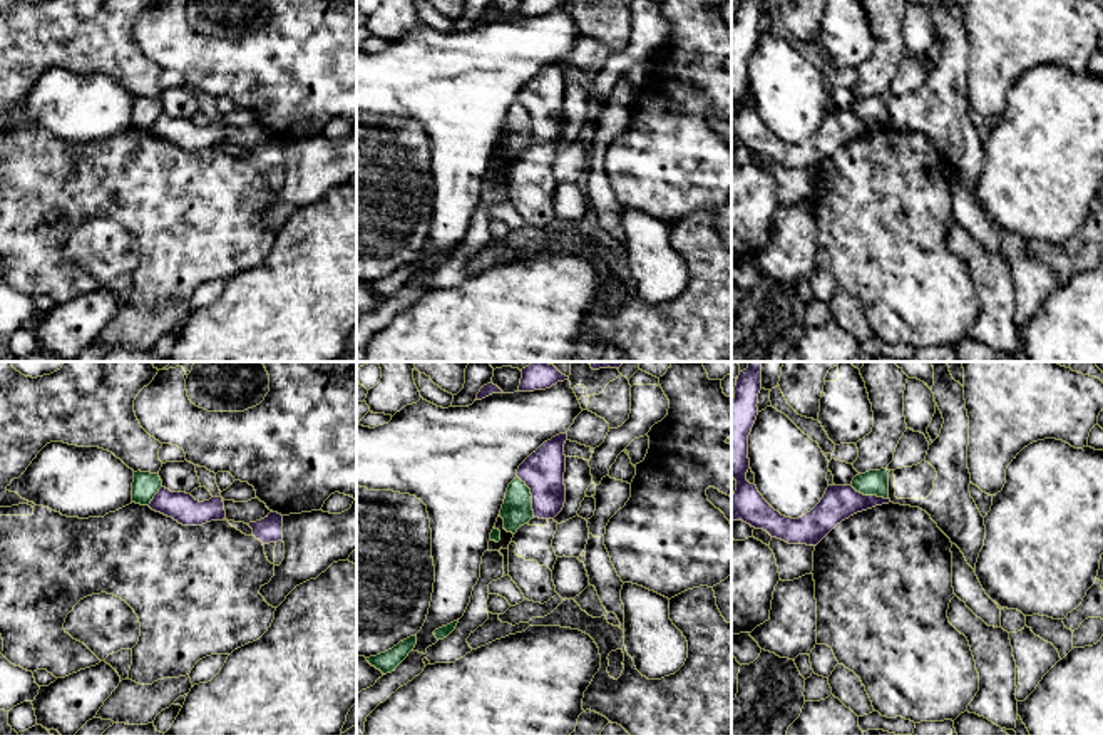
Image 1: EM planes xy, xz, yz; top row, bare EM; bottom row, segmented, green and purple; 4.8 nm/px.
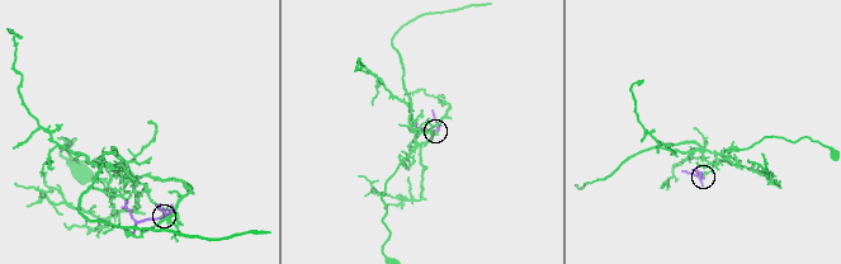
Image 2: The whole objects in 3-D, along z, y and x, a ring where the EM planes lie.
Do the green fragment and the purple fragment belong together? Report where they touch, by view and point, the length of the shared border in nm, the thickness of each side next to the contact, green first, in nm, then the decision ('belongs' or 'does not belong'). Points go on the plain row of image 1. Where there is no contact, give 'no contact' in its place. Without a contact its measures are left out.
xz (531, 121) | 220 nm | 150/200 nm | does not belong

